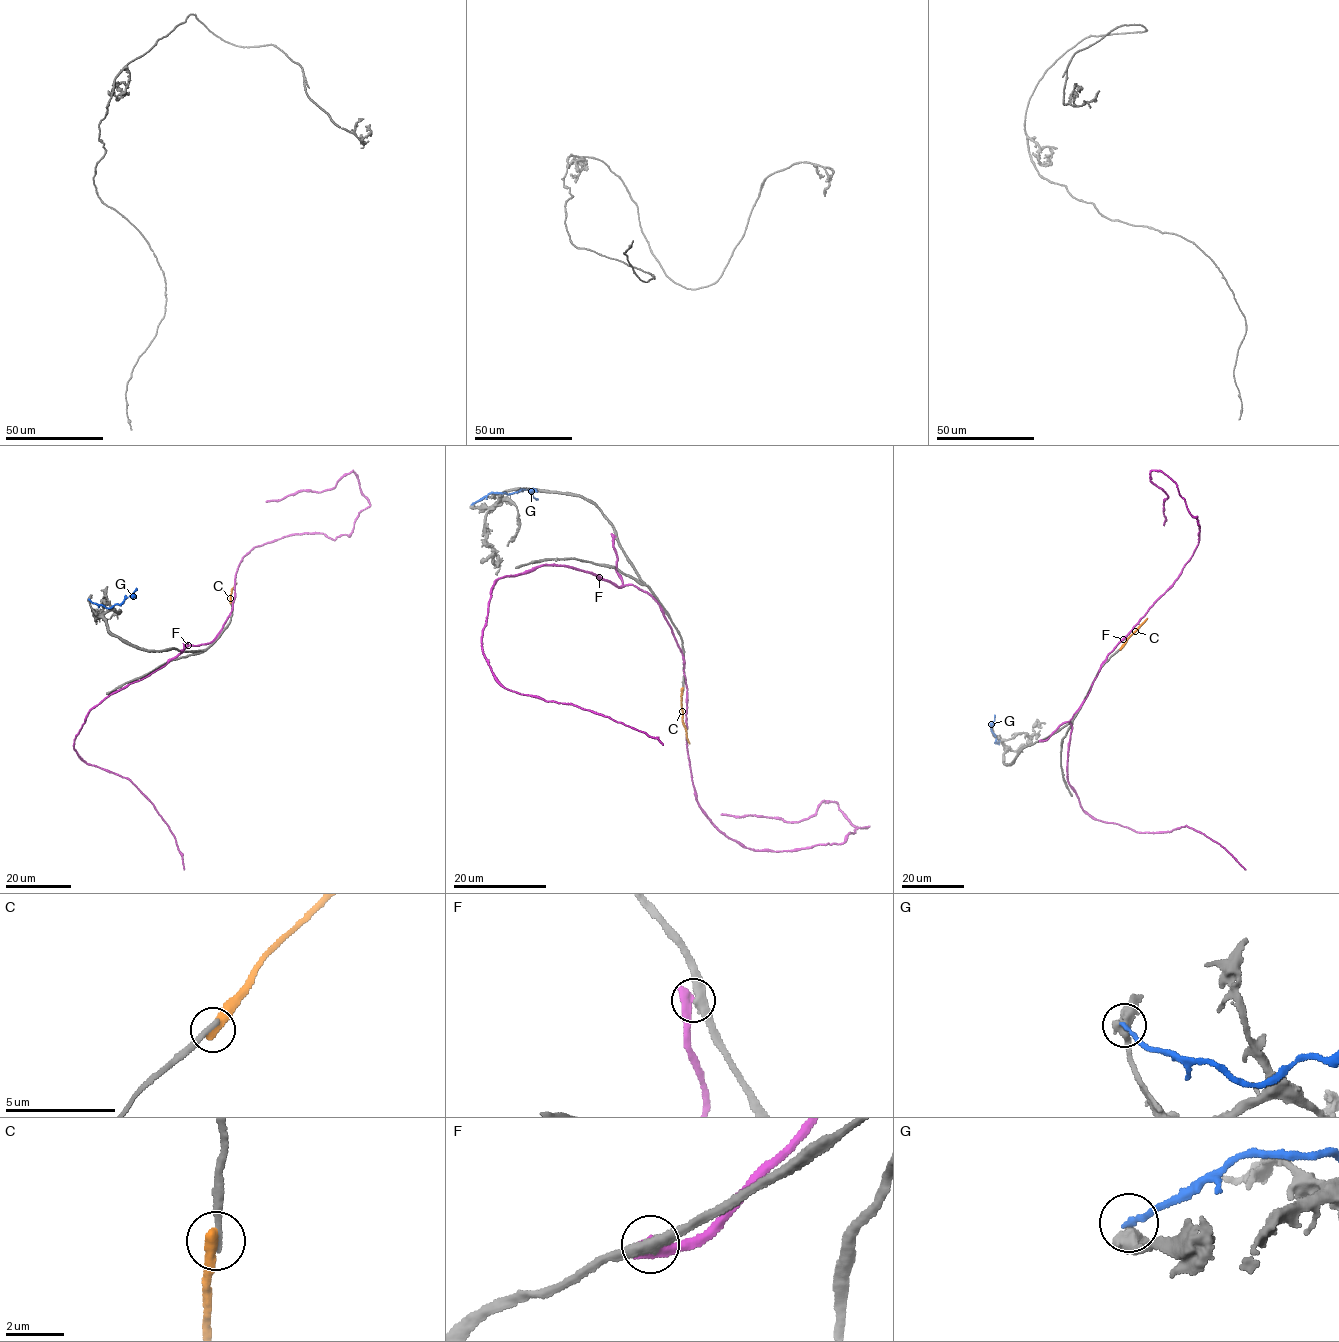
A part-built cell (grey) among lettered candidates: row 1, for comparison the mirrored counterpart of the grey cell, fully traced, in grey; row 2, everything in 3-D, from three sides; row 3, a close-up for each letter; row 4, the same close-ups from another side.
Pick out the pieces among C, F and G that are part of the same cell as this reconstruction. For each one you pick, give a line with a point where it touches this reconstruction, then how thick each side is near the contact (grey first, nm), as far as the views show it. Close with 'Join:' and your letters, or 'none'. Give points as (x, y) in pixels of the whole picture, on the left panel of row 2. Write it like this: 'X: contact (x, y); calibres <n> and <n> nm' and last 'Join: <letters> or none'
Join: none

